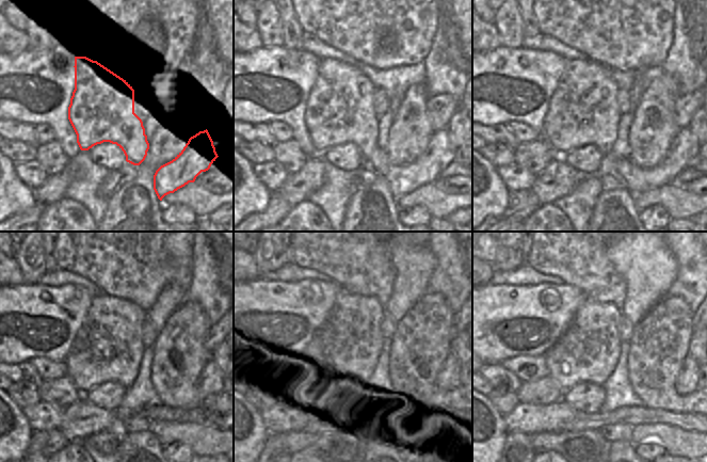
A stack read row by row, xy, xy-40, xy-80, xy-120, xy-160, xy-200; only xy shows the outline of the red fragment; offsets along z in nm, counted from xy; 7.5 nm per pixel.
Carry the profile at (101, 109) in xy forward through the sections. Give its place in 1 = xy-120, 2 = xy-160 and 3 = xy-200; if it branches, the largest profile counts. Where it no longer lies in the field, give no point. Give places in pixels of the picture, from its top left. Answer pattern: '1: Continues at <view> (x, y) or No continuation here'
1: Continues at xy-120 (108, 347)
2: Continues at xy-160 (347, 350)
3: Continues at xy-200 (588, 352)

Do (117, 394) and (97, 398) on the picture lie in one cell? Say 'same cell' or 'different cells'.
same cell

